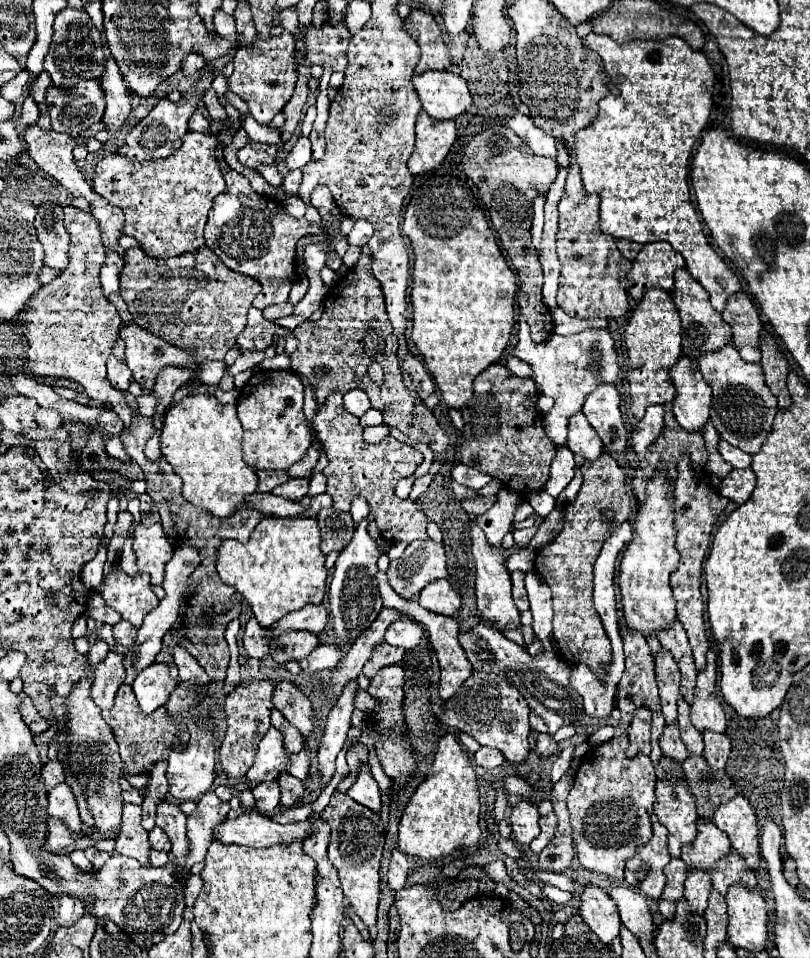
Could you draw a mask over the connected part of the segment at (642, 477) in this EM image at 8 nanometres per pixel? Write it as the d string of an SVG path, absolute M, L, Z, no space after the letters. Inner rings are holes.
M668 406L668 412L664 414L664 432L656 438L656 442L648 448L644 460L640 460L640 468L636 472L636 478L632 482L634 496L638 502L644 500L646 484L652 478L656 470L668 470L672 476L672 482L676 480L676 462L682 452L692 456L692 466L704 466L708 460L708 452L704 448L704 438L700 432L684 432L680 424L676 424L674 412Z

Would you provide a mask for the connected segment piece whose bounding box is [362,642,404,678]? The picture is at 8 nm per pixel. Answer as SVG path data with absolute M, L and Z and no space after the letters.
M380 644L374 648L372 652L372 660L368 660L368 664L364 664L364 674L368 678L372 678L382 666L390 666L390 664L398 664L404 658L404 648L396 648L390 644Z

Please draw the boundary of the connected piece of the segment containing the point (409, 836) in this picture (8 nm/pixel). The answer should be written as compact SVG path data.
M446 734L440 738L436 758L422 780L422 784L412 794L402 820L398 834L398 848L404 854L418 856L426 862L438 860L442 856L452 854L460 846L476 846L480 840L480 796L476 774L470 764L468 754L460 746L454 734Z

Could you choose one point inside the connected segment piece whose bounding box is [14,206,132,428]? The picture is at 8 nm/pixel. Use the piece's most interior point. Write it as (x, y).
(70, 328)

